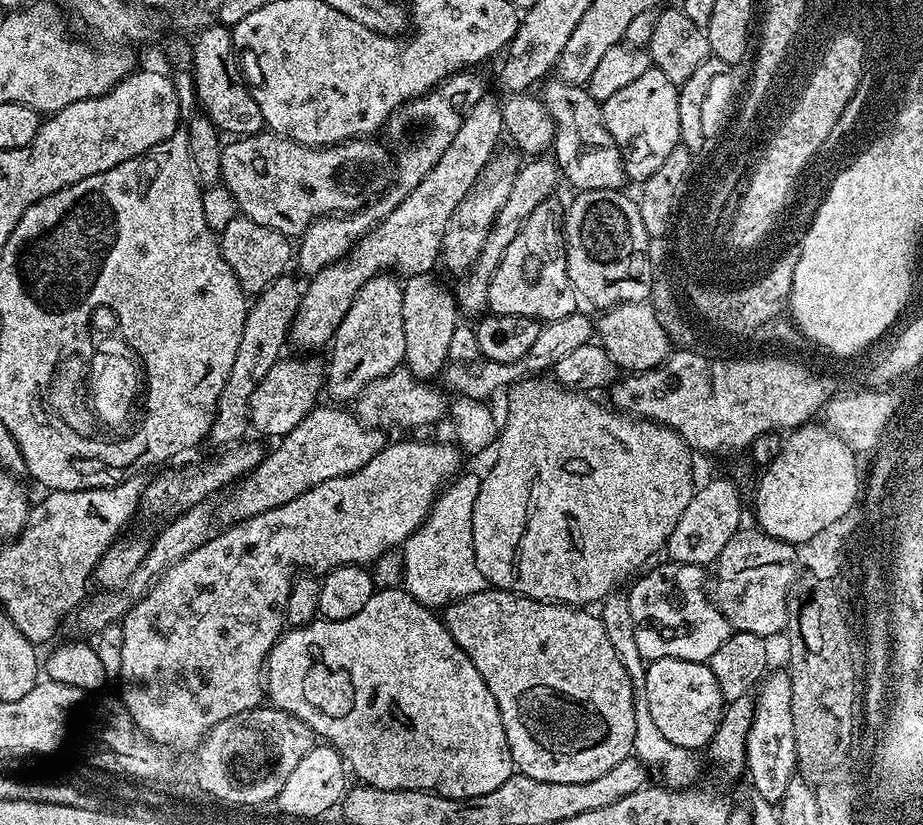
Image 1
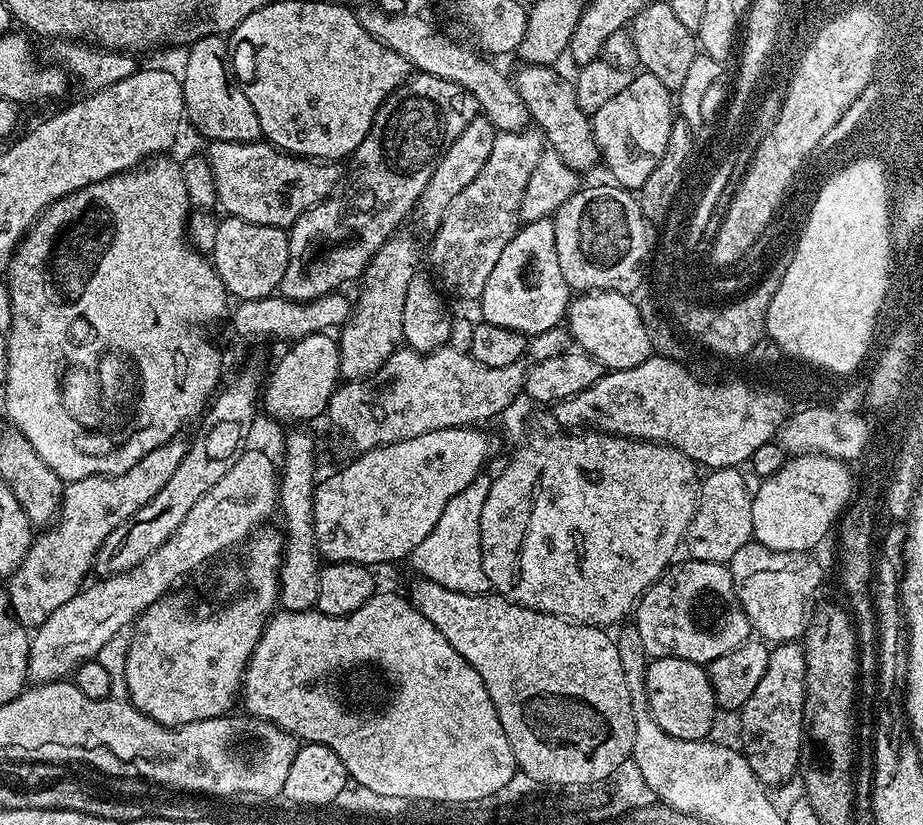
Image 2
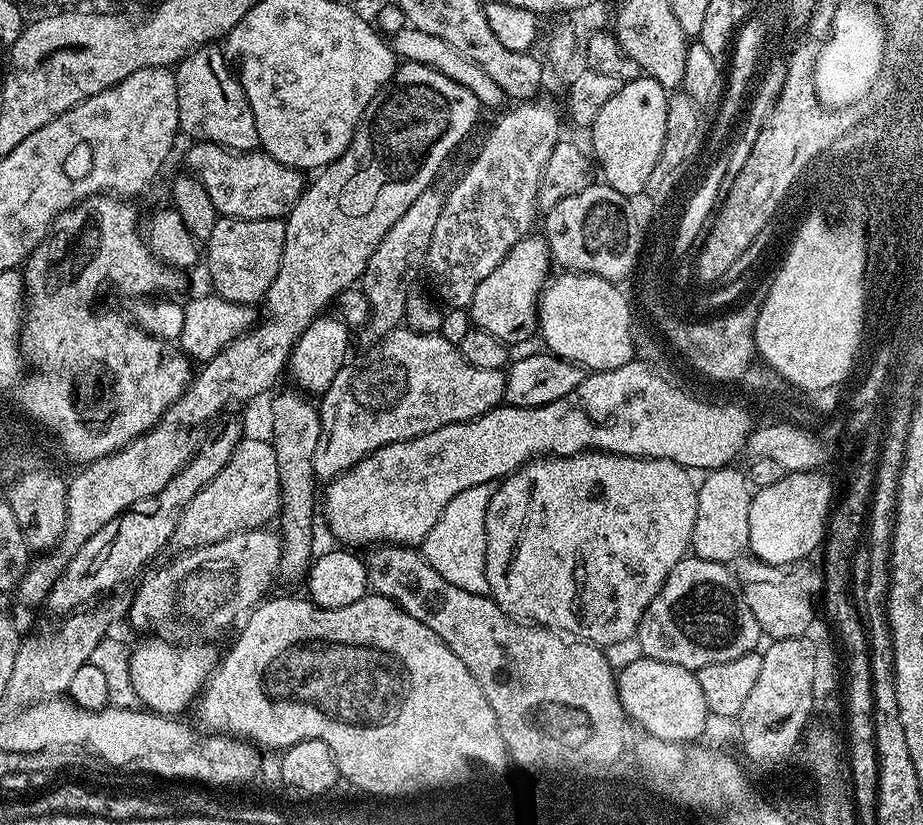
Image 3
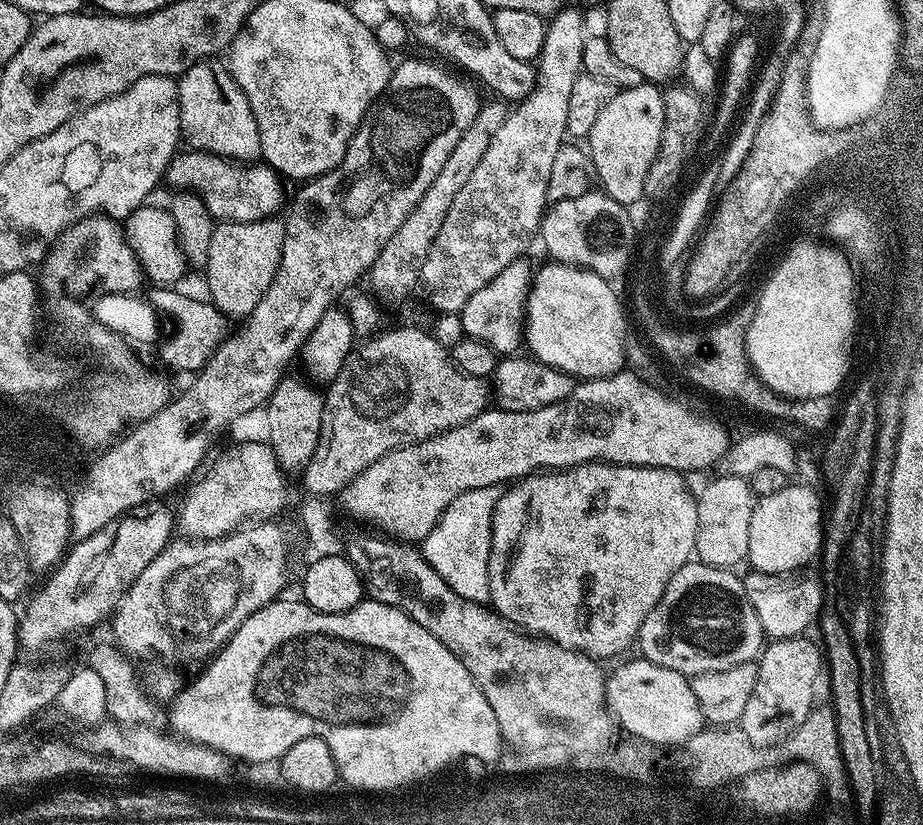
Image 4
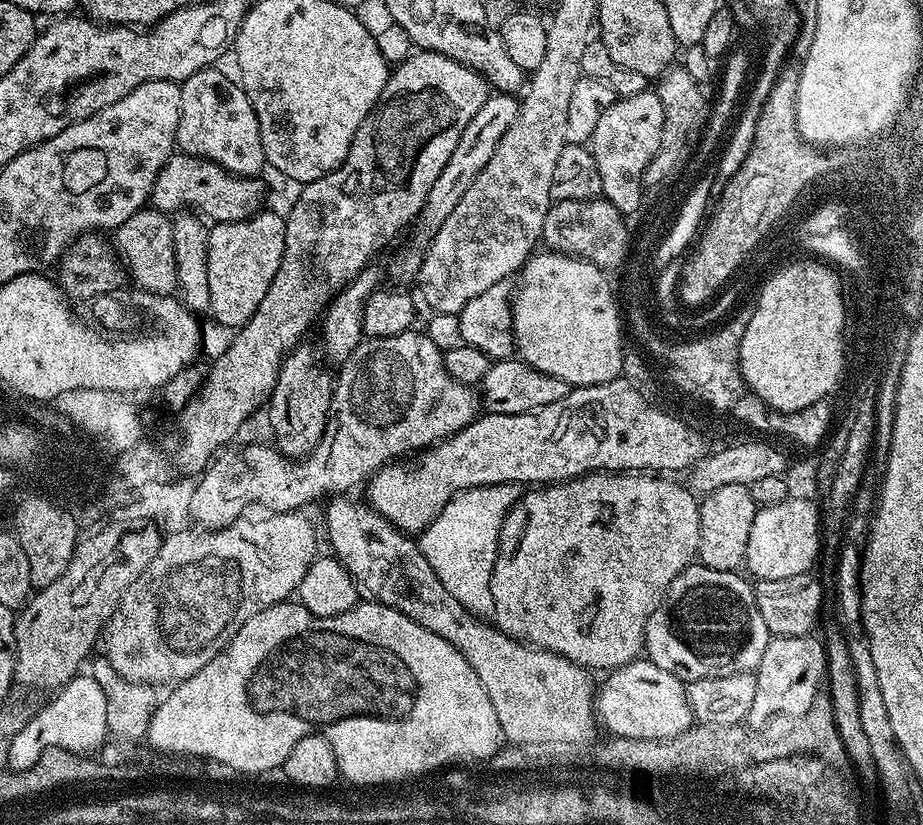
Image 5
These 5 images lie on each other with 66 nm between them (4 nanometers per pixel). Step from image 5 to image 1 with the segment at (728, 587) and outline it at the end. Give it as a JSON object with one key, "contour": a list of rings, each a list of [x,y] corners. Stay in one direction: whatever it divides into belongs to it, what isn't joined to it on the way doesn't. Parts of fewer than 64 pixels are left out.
{"contour":[[[663,563],[657,568],[649,567],[631,585],[630,599],[638,654],[646,662],[658,658],[707,662],[734,629],[710,599],[709,593],[708,596],[704,593],[705,569],[701,565]]]}

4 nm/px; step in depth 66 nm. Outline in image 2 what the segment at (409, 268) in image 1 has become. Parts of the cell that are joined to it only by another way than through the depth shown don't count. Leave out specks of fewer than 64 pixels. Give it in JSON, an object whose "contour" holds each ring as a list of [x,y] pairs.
{"contour":[[[477,114],[466,126],[466,130],[462,130],[462,134],[454,138],[446,154],[442,154],[426,190],[422,190],[420,201],[416,203],[414,209],[414,216],[420,219],[421,226],[428,231],[428,234],[435,233],[436,228],[442,222],[445,210],[450,206],[450,202],[454,202],[454,197],[462,194],[462,190],[466,190],[466,186],[470,186],[470,182],[478,178],[482,166],[486,166],[486,158],[490,158],[490,150],[494,150],[497,135],[496,128],[488,121],[487,116]]]}

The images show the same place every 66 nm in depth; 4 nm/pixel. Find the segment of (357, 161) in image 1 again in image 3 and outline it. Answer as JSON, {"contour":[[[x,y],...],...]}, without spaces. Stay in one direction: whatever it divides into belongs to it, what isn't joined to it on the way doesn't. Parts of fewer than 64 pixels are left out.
{"contour":[[[205,140],[193,143],[191,146],[193,148],[184,156],[184,164],[188,167],[185,169],[191,175],[197,176],[202,186],[206,186],[210,202],[214,202],[220,216],[238,216],[241,220],[278,220],[287,217],[289,210],[299,202],[300,193],[306,187],[306,180],[300,177],[303,175],[297,169],[279,164],[273,156],[269,156],[263,150],[234,152]]]}

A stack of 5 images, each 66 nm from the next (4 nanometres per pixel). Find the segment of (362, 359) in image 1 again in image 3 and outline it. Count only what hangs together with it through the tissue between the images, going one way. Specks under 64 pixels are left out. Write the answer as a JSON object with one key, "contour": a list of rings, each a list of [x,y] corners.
{"contour":[[[440,186],[422,190],[422,194],[414,198],[410,210],[406,210],[406,214],[402,214],[402,218],[398,218],[398,222],[394,222],[390,230],[386,230],[386,238],[382,238],[374,254],[370,254],[368,269],[362,277],[362,287],[370,309],[366,328],[367,331],[372,331],[376,338],[383,338],[401,327],[410,293],[408,288],[404,289],[404,284],[414,283],[416,275],[419,272],[421,275],[425,267],[430,250],[430,238],[434,238],[434,226],[438,226],[445,195],[445,189],[440,189]]]}

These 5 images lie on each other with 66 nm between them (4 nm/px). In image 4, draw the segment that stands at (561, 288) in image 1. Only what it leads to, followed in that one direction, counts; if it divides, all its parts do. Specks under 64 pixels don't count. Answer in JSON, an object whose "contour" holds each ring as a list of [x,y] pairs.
{"contour":[[[521,258],[515,260],[510,266],[506,266],[506,270],[502,270],[502,274],[498,274],[489,284],[482,286],[482,290],[478,290],[478,294],[473,294],[470,302],[466,302],[466,306],[458,315],[467,339],[489,344],[497,354],[516,354],[521,351],[524,338],[524,317],[528,302],[528,290],[532,287],[534,275],[533,265],[528,265],[526,261],[527,259]]]}

